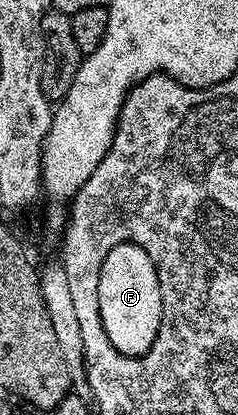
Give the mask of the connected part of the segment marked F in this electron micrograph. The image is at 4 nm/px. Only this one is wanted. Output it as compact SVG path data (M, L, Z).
M121 243L104 257L98 274L98 312L104 333L117 351L133 356L148 353L160 329L162 302L156 265L144 249L134 243Z

